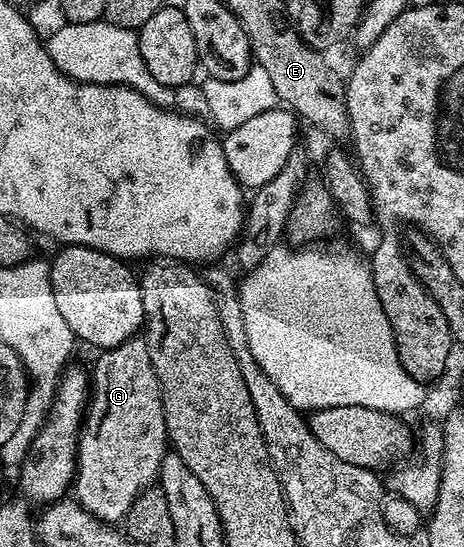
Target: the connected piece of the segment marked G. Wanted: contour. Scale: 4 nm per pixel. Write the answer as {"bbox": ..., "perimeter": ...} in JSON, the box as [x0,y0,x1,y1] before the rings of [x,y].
{"bbox":[74,337,169,525],"perimeter":[[[133,337],[122,345],[99,352],[96,368],[90,371],[90,398],[80,429],[80,443],[76,447],[76,477],[74,498],[96,519],[109,525],[127,520],[128,510],[148,487],[157,482],[160,466],[169,446],[162,393],[154,365],[150,361],[147,338]]]}

